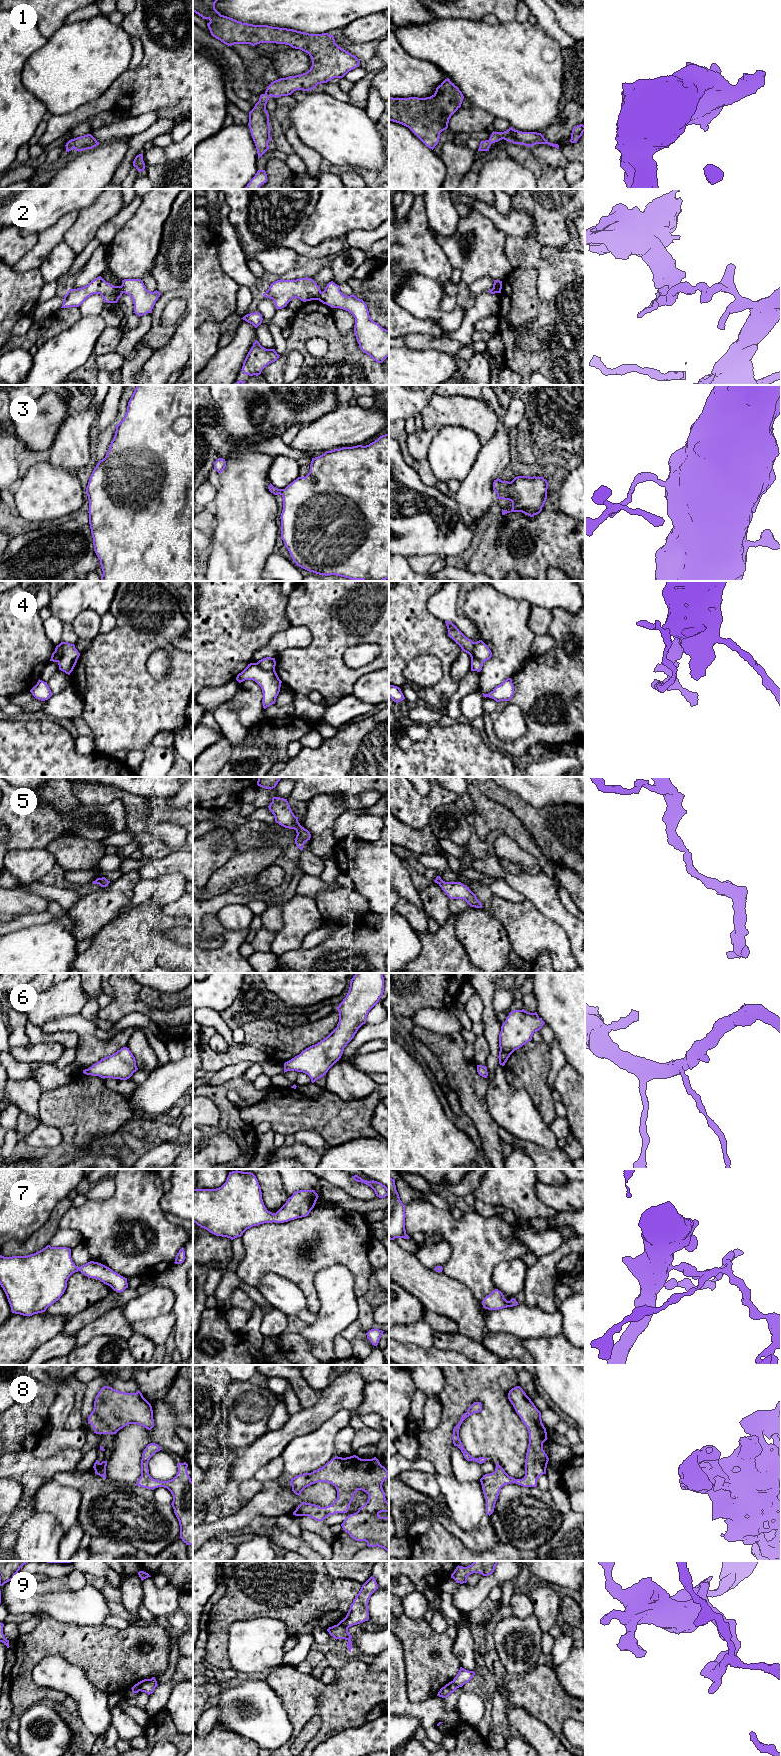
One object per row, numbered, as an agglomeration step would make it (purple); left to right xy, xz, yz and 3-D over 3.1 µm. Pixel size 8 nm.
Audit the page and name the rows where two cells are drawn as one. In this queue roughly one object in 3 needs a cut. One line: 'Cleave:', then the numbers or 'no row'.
Cleave: 2, 4, 9

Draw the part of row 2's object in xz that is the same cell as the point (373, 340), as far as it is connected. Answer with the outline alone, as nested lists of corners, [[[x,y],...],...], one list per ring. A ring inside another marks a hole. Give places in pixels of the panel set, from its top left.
[[[329,282],[318,299],[331,308],[340,308],[351,313],[355,318],[354,332],[360,349],[377,363],[382,363],[389,356],[389,330],[374,322],[366,303],[354,294],[344,295],[340,286]]]

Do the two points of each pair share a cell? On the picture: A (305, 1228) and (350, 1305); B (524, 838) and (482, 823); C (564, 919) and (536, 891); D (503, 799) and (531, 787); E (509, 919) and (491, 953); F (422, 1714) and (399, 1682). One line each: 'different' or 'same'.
A: different
B: same
C: same
D: different
E: different
F: same

